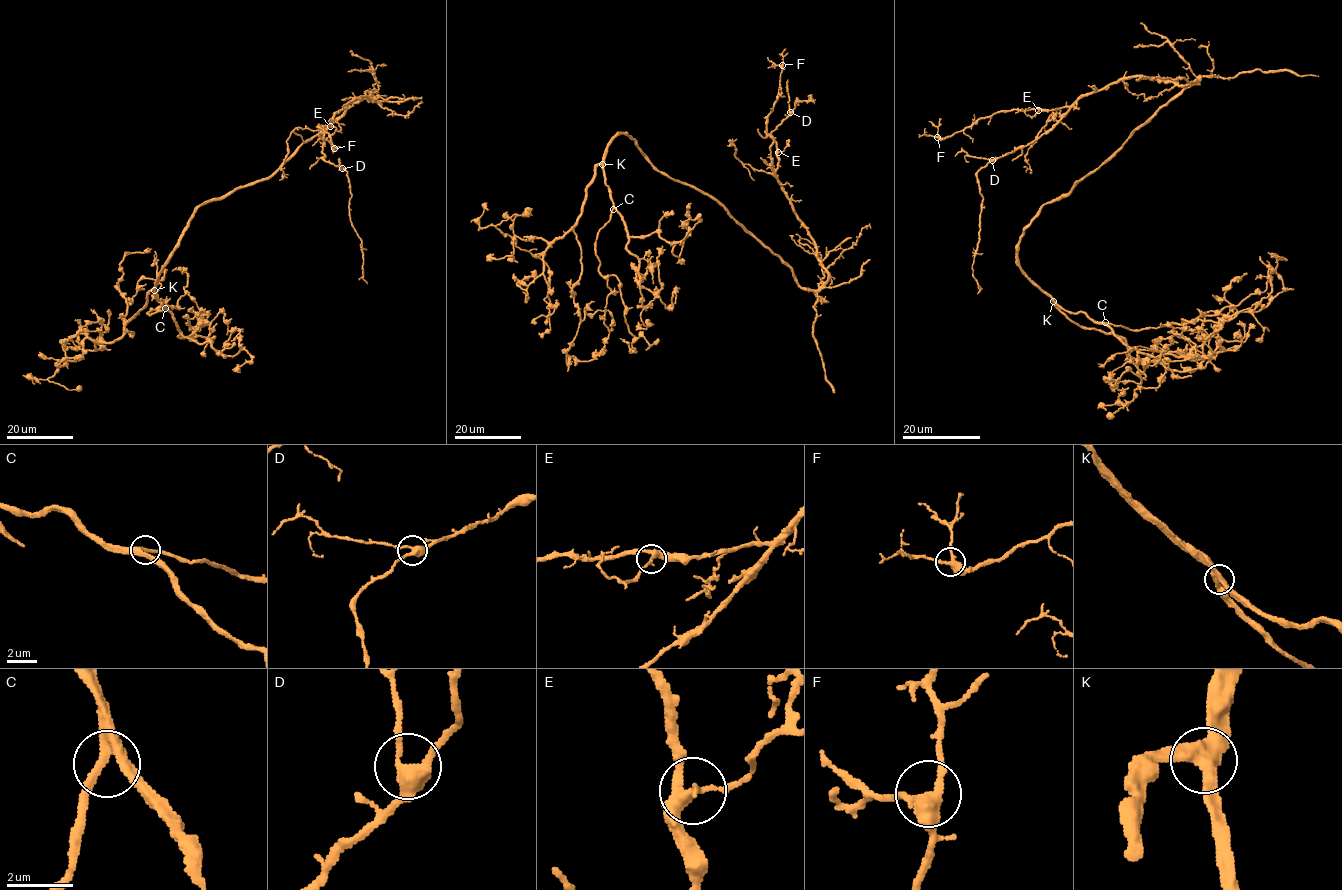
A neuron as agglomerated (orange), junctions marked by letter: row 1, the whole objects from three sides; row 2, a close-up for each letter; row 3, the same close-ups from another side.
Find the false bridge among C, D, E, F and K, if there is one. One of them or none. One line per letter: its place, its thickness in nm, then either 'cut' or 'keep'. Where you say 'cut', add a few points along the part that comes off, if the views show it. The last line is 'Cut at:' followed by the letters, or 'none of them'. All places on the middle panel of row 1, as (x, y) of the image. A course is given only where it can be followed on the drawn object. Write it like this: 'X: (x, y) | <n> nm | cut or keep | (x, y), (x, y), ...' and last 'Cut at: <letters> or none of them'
C: (613, 209) | 280 nm | keep
D: (790, 112) | 360 nm | keep
E: (778, 152) | 300 nm | keep
F: (782, 65) | 360 nm | keep
K: (602, 164) | 400 nm | keep
Cut at: none of them

